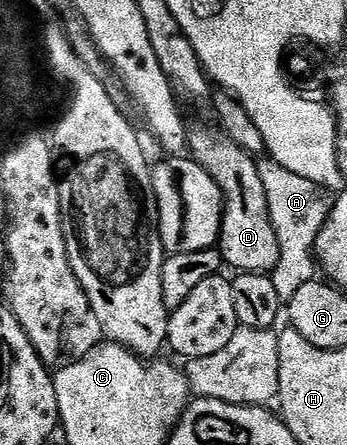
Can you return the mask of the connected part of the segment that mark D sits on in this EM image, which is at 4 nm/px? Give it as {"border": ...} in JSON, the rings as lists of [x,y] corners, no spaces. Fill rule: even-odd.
{"border":[[[192,131],[189,136],[189,152],[193,159],[210,174],[213,182],[217,182],[223,195],[223,229],[217,245],[223,256],[223,263],[228,269],[235,268],[236,273],[266,272],[270,274],[278,266],[281,251],[273,222],[270,221],[269,204],[266,202],[265,187],[262,186],[261,175],[258,174],[256,157],[241,150],[241,146],[224,138],[218,131],[215,132]]]}

